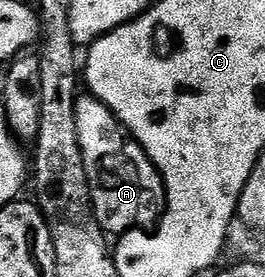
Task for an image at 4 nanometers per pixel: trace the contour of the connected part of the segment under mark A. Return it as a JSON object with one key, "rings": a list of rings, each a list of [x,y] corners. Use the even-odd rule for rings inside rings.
{"rings":[[[89,94],[79,95],[76,102],[76,134],[84,154],[84,170],[88,170],[90,197],[100,226],[108,234],[129,232],[139,225],[150,226],[166,211],[166,188],[154,163],[122,123]],[[151,223],[151,224],[150,224]]]}

